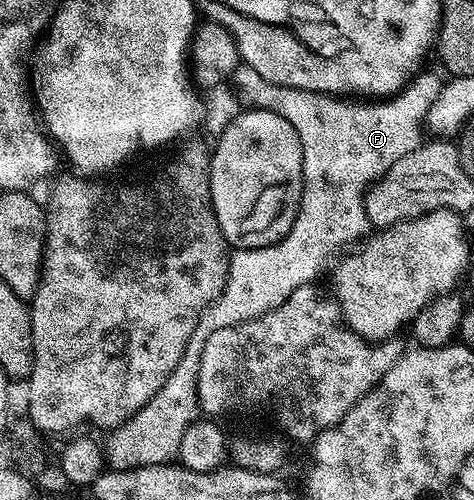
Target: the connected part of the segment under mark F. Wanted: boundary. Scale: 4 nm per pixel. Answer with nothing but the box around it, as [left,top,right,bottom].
[104,64,443,471]

